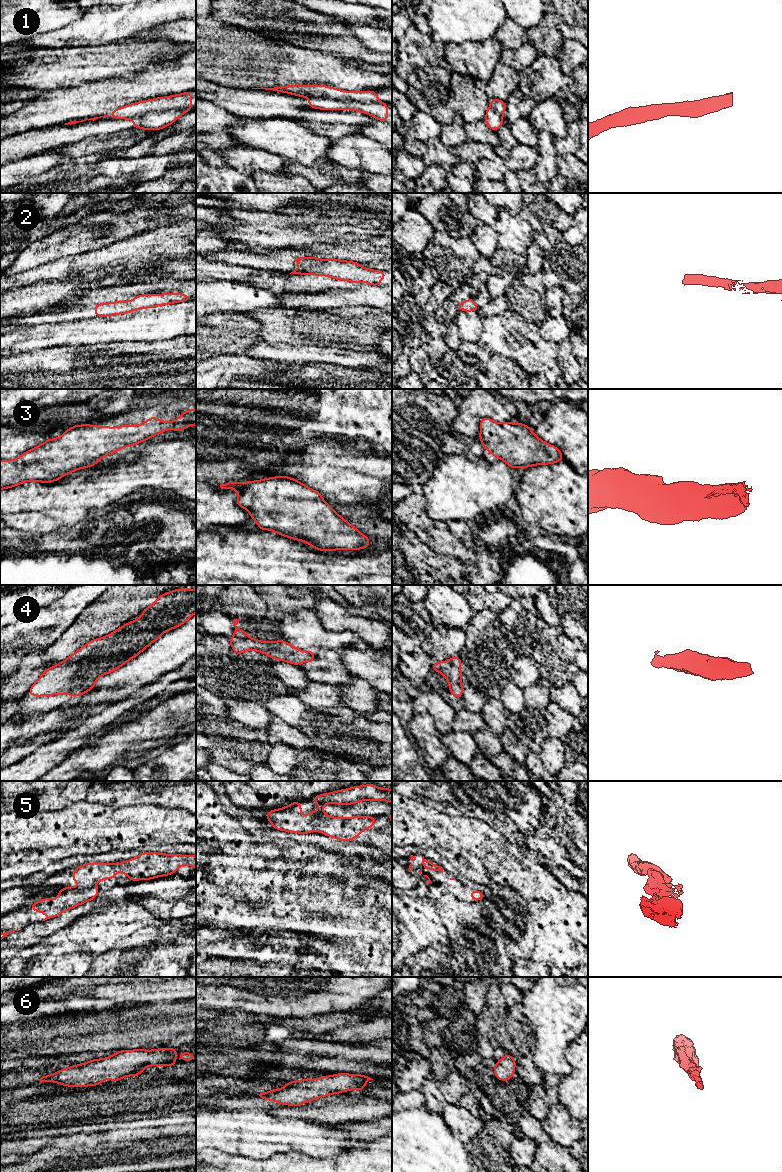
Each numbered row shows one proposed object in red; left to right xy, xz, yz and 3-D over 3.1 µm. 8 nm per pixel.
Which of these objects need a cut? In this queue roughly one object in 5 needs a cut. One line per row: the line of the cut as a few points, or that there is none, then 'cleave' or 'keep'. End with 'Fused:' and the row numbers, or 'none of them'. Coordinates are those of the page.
1: no cut; keep
2: no cut; keep
3: no cut; keep
4: no cut; keep
5: no cut; keep
6: no cut; keep
Fused: none of them

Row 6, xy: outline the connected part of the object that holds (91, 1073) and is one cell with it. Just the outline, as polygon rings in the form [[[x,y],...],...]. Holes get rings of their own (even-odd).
[[[177,1048],[156,1050],[122,1050],[104,1059],[94,1059],[44,1075],[40,1082],[56,1082],[63,1086],[84,1087],[100,1085],[104,1079],[118,1081],[126,1076],[138,1076],[148,1066],[174,1066]]]

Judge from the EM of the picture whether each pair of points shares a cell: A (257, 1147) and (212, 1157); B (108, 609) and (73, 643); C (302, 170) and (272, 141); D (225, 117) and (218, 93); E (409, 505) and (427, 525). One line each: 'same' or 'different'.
A: different
B: same
C: different
D: different
E: same

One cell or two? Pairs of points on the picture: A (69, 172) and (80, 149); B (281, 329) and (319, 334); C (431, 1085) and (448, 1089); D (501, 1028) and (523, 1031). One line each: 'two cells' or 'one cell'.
A: two cells
B: one cell
C: two cells
D: one cell

